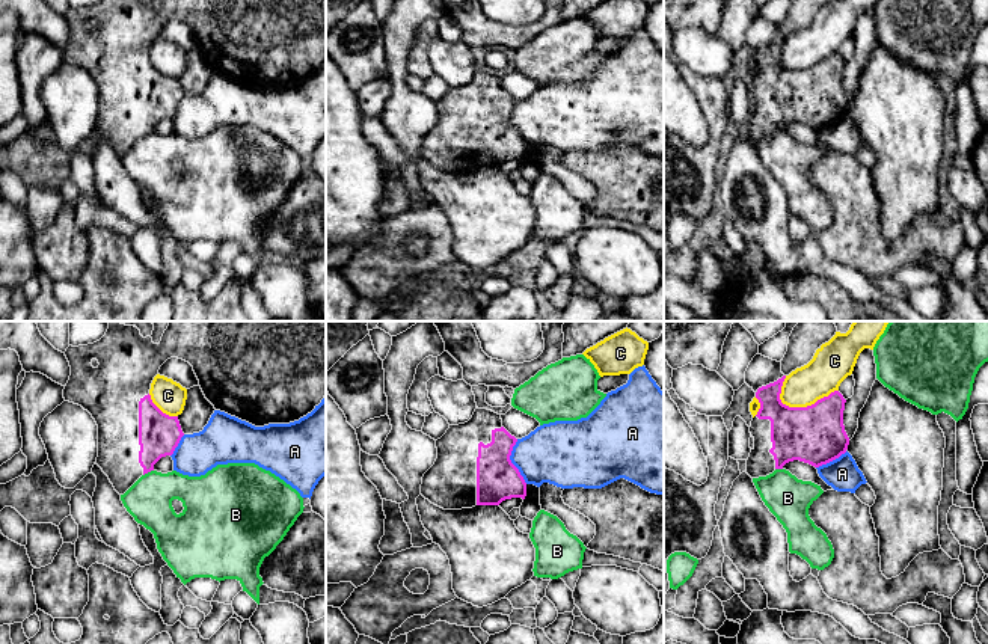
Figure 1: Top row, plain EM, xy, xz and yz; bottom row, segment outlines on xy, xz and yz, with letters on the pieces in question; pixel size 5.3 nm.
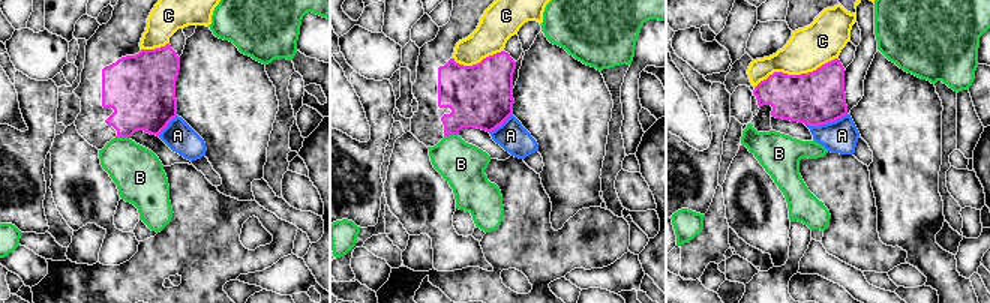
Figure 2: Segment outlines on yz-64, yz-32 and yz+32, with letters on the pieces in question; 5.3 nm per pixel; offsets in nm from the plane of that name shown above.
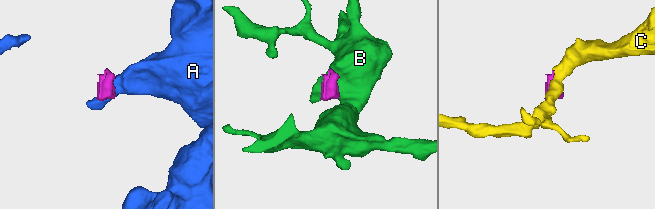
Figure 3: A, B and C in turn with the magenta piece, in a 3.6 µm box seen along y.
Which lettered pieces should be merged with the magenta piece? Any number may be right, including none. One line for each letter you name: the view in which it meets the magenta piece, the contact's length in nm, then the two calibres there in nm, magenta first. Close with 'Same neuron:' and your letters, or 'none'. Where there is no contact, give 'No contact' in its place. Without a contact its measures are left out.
Same neuron: none

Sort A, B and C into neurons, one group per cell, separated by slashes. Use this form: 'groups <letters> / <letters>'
groups A / B / C

